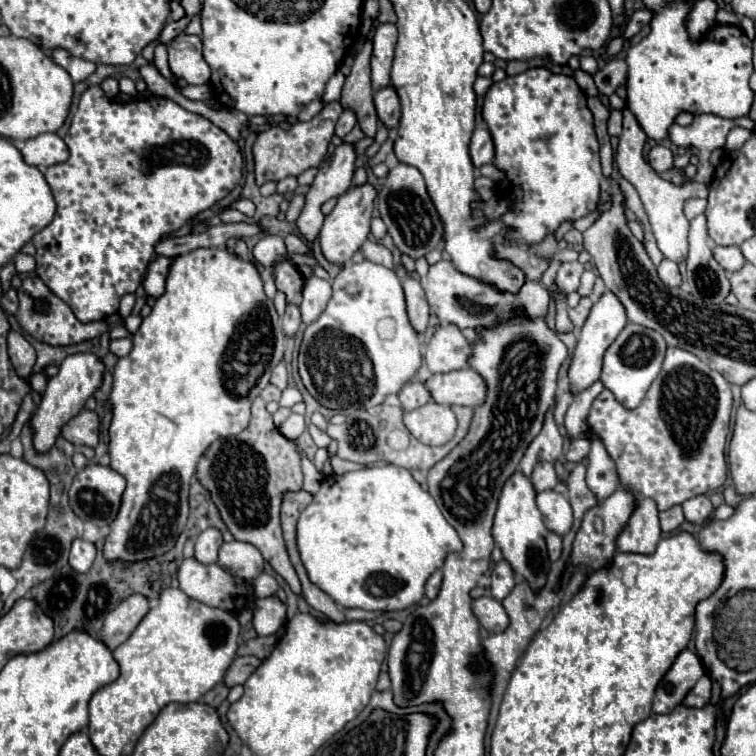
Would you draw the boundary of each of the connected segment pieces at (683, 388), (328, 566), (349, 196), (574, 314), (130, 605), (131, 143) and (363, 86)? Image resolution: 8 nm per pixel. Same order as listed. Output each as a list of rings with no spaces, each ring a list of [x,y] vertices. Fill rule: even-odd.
[[[669,346],[663,370],[641,406],[625,410],[609,390],[603,390],[589,412],[589,426],[615,460],[621,484],[635,494],[653,498],[659,510],[667,510],[723,486],[733,396],[740,396],[742,386],[730,385],[695,354]]]
[[[391,464],[327,476],[297,522],[297,546],[311,582],[327,592],[341,608],[383,612],[417,604],[425,594],[427,578],[443,566],[445,556],[463,548],[459,534],[443,518],[431,494],[413,480],[409,470]]]
[[[367,182],[361,186],[351,186],[343,196],[339,196],[333,212],[329,216],[325,216],[325,222],[321,228],[321,250],[329,262],[333,262],[333,264],[349,262],[351,256],[367,240],[376,195],[377,190]]]
[[[581,298],[581,302],[575,308],[569,308],[569,318],[575,324],[575,332],[581,330],[583,322],[587,320],[587,316],[591,312],[591,306],[593,306],[593,300],[591,298]]]
[[[133,594],[127,600],[123,600],[117,608],[113,608],[103,622],[103,632],[99,634],[99,640],[109,648],[115,650],[119,644],[131,636],[131,632],[137,628],[137,624],[147,614],[149,604],[147,598],[141,594]]]
[[[89,86],[79,102],[79,108],[71,120],[71,128],[65,136],[65,144],[69,146],[69,158],[61,164],[49,166],[45,172],[47,184],[51,186],[51,192],[55,196],[57,202],[57,214],[55,220],[43,228],[41,232],[37,232],[33,236],[33,244],[37,248],[35,260],[37,260],[37,274],[39,278],[51,288],[51,292],[55,292],[61,300],[69,302],[73,300],[73,312],[77,316],[77,320],[81,322],[95,322],[95,320],[103,320],[107,316],[113,316],[119,310],[119,300],[125,294],[133,294],[139,284],[141,278],[147,270],[147,264],[153,256],[155,244],[165,236],[171,234],[175,230],[179,230],[181,226],[189,224],[199,212],[211,208],[215,202],[219,202],[221,198],[225,198],[243,178],[243,156],[239,146],[227,136],[227,132],[223,132],[221,128],[217,128],[213,122],[209,122],[207,118],[187,112],[185,108],[181,108],[177,102],[169,100],[169,98],[161,98],[161,96],[147,96],[147,98],[133,98],[129,102],[119,102],[117,98],[109,98],[103,94],[101,86]]]
[[[371,40],[365,42],[363,50],[355,56],[355,64],[351,68],[351,74],[345,78],[343,94],[341,94],[341,106],[351,108],[357,114],[359,126],[367,136],[375,136],[377,132],[377,110],[373,104],[373,86],[371,86]]]

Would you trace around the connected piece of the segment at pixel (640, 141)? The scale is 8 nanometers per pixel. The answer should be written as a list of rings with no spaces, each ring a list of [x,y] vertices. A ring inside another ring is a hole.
[[[625,108],[623,110],[623,134],[619,136],[619,148],[617,148],[617,156],[615,156],[615,160],[619,164],[619,172],[623,178],[627,178],[637,188],[637,192],[645,204],[653,236],[655,236],[657,246],[663,252],[663,256],[667,260],[675,260],[677,264],[681,264],[687,258],[687,234],[689,234],[689,220],[683,214],[683,204],[687,198],[693,198],[693,196],[707,198],[709,188],[703,182],[685,182],[683,186],[675,186],[675,184],[663,180],[661,176],[657,176],[657,172],[643,158],[645,140],[647,140],[645,132],[639,128],[631,110]]]

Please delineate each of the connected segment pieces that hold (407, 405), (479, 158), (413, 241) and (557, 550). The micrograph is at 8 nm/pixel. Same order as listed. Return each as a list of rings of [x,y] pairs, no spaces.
[[[409,382],[399,392],[399,400],[401,400],[403,410],[415,410],[415,408],[427,404],[431,400],[431,396],[421,382]]]
[[[477,128],[471,138],[471,158],[475,168],[493,162],[495,158],[495,144],[491,140],[491,132],[487,128]]]
[[[397,164],[389,176],[387,182],[383,184],[379,192],[379,216],[383,218],[395,246],[403,252],[409,254],[413,260],[425,256],[433,248],[437,248],[443,240],[443,224],[437,216],[437,210],[425,190],[425,180],[421,172],[409,164]]]
[[[549,532],[545,540],[547,540],[547,548],[549,548],[549,558],[551,558],[551,562],[555,562],[561,556],[561,536]]]

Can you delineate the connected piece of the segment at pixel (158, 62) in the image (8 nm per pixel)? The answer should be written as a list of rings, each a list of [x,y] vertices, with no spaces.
[[[157,42],[157,46],[155,46],[155,60],[153,60],[153,64],[157,66],[157,70],[159,70],[165,78],[169,78],[171,82],[175,82],[175,78],[171,76],[169,66],[167,66],[167,46],[165,46],[163,42]]]

